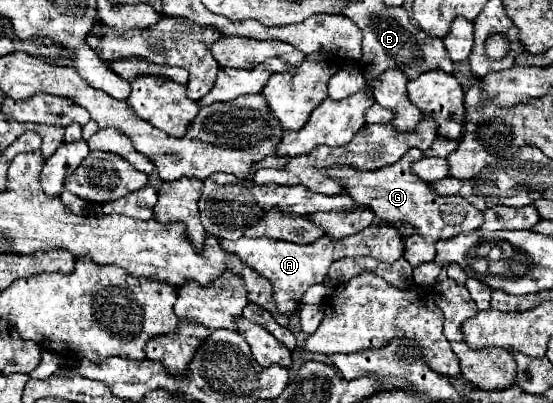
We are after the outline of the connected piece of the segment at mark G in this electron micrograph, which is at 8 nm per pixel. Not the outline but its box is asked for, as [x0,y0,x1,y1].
[326,148,482,266]

